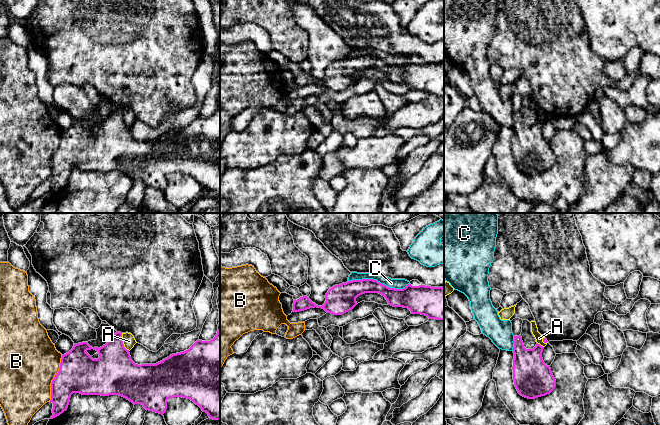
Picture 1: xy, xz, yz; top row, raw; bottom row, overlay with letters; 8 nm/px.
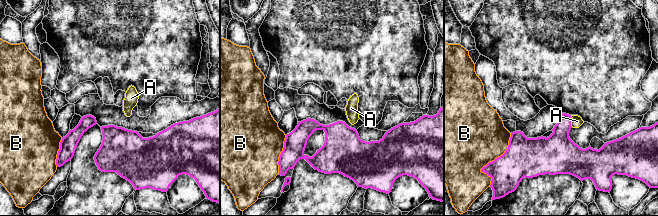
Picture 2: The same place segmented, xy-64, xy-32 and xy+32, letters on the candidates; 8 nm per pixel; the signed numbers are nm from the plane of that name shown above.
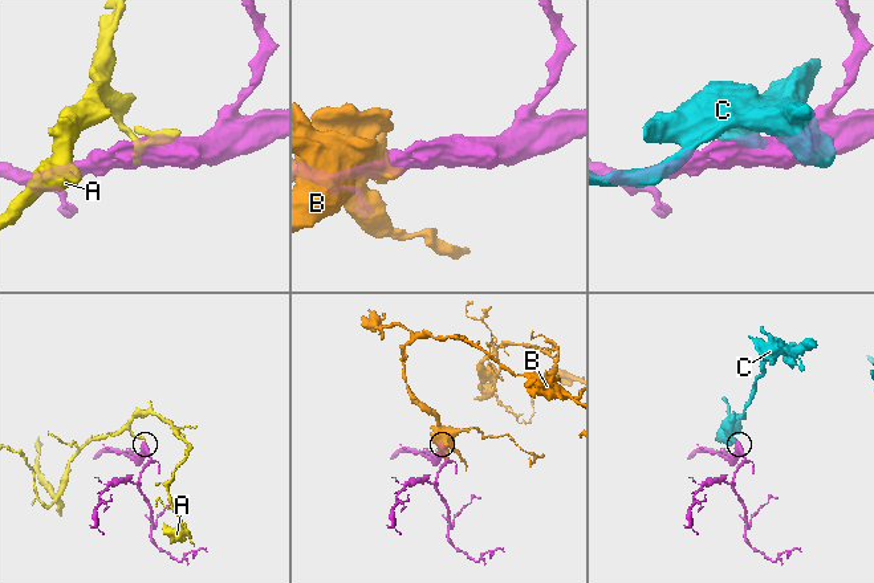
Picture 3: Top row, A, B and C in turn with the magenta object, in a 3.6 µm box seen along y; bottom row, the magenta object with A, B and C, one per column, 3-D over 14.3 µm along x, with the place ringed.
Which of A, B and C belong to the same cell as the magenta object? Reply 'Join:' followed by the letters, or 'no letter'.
Join: no letter

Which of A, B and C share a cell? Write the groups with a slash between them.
A / B / C

